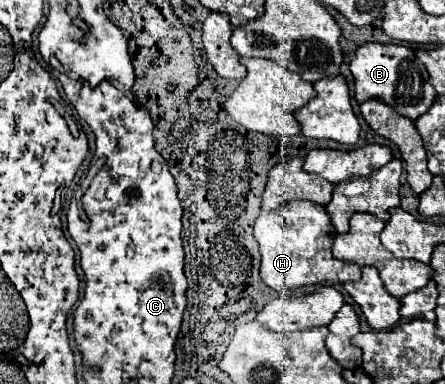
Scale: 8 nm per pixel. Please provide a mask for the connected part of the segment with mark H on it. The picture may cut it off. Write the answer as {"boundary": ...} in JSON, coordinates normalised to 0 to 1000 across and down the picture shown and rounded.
{"boundary":[[[654,523],[622,549],[587,549],[573,576],[569,612],[587,654],[587,727],[618,758],[649,763],[690,742],[753,742],[807,732],[811,695],[757,680],[744,664],[753,591],[739,576],[730,539],[699,523]]]}

